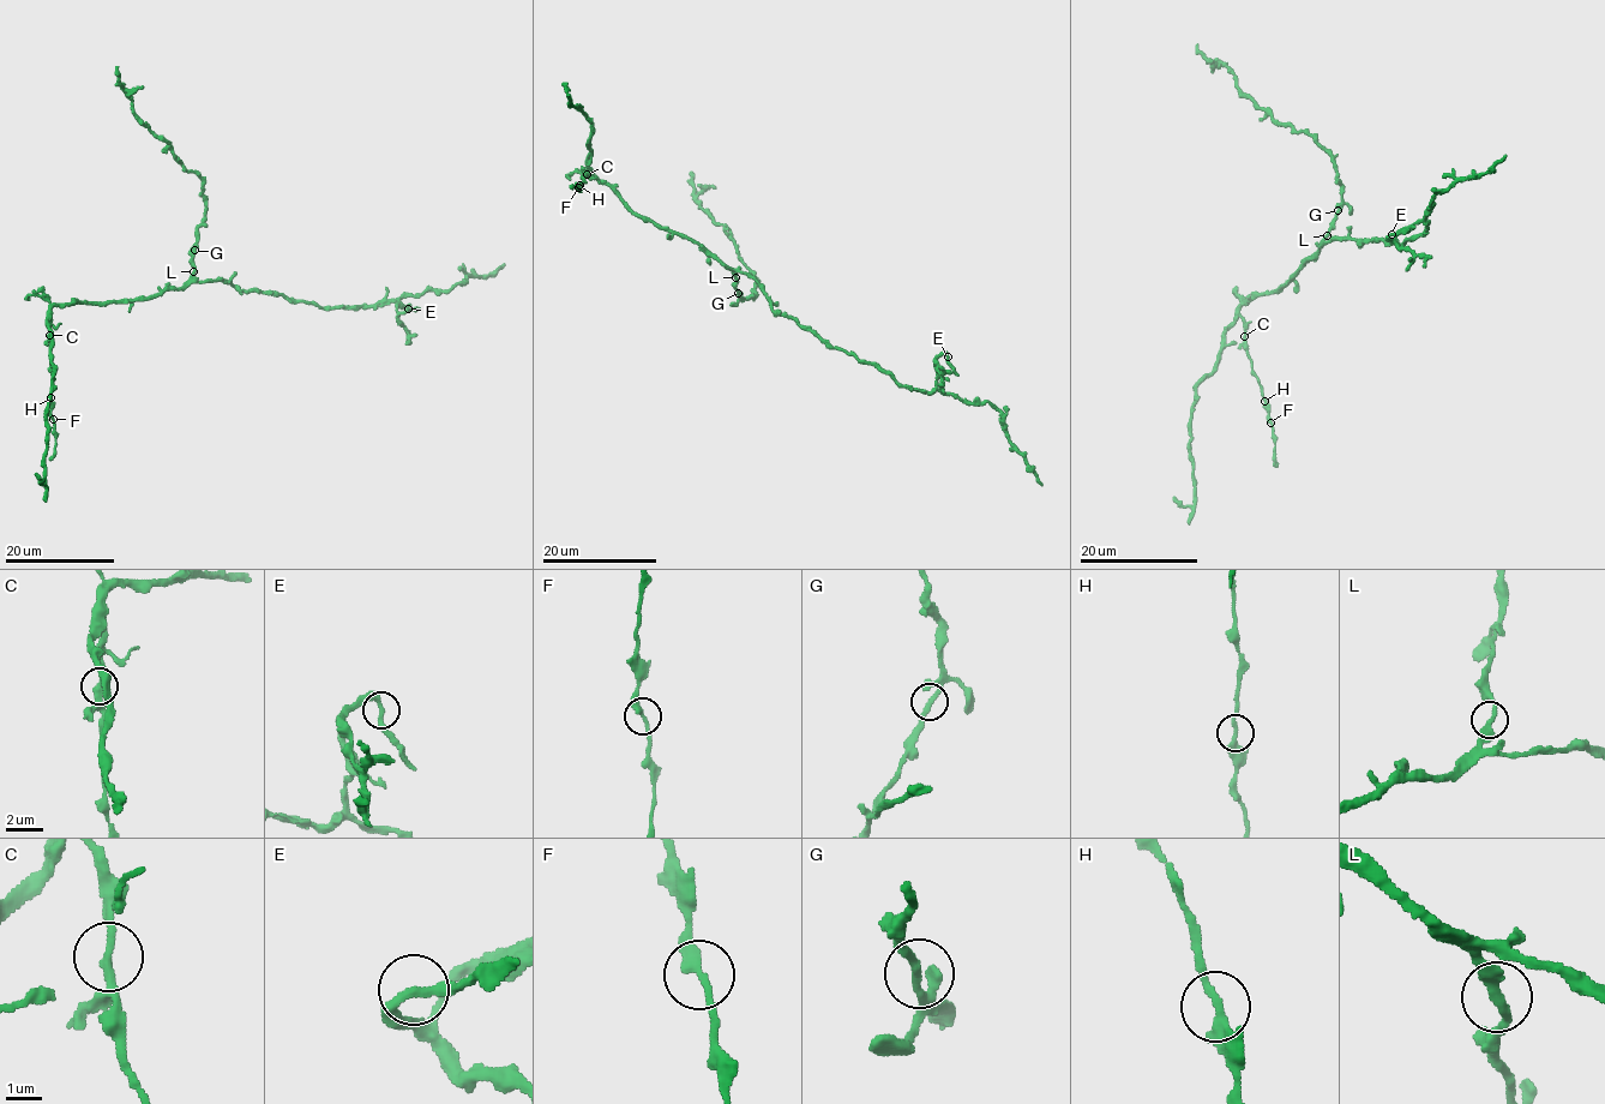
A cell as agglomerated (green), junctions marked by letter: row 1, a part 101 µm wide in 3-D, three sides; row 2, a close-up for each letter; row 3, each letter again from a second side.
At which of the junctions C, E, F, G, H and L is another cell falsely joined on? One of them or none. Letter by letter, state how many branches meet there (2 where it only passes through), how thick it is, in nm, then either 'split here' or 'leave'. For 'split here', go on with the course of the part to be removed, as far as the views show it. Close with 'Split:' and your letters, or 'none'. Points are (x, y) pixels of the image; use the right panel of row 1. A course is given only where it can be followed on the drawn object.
C: branches 2; calibre 280 nm; leave
E: branches 2; calibre 280 nm; leave
F: branches 2; calibre 280 nm; leave
G: branches 2; calibre 240 nm; leave
H: branches 2; calibre 240 nm; leave
L: branches 2; calibre 280 nm; leave
Split: none

